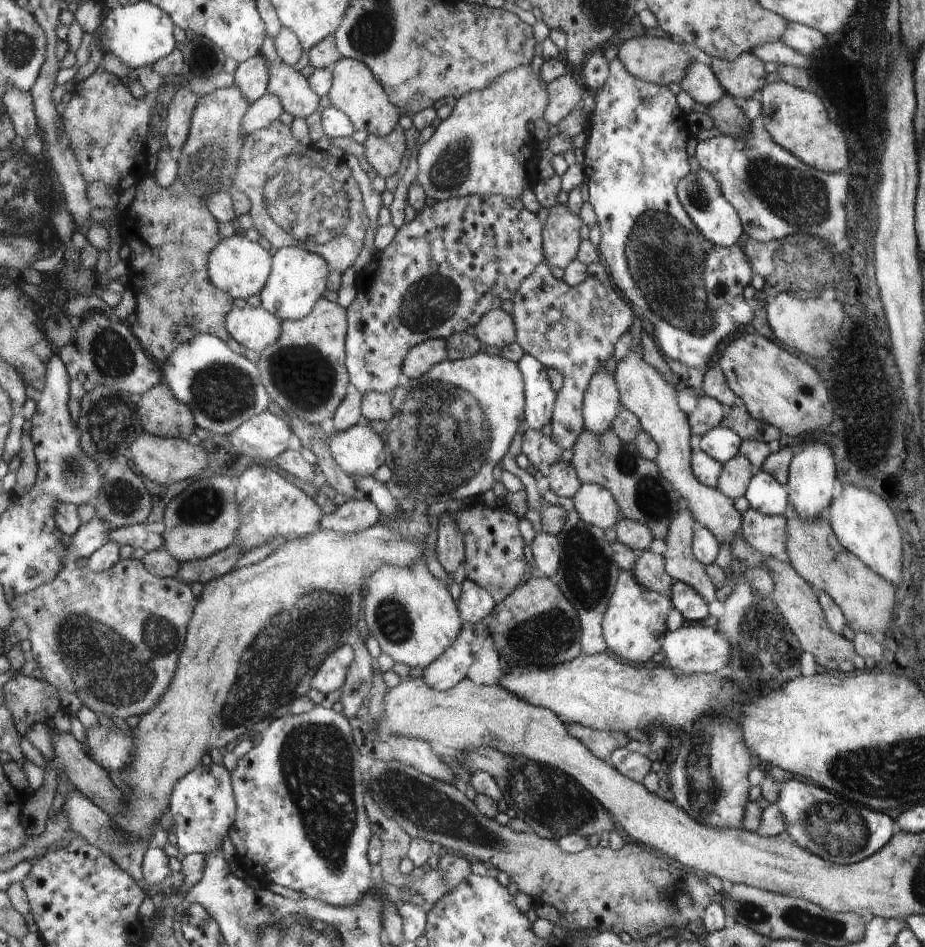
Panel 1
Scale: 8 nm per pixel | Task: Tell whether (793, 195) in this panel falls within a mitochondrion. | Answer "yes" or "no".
yes

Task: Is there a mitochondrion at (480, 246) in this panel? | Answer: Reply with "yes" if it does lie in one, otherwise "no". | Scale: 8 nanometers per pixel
no

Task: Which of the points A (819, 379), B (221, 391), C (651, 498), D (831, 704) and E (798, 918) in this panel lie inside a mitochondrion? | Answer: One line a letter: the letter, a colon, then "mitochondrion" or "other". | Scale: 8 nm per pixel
A: other
B: mitochondrion
C: mitochondrion
D: other
E: mitochondrion

